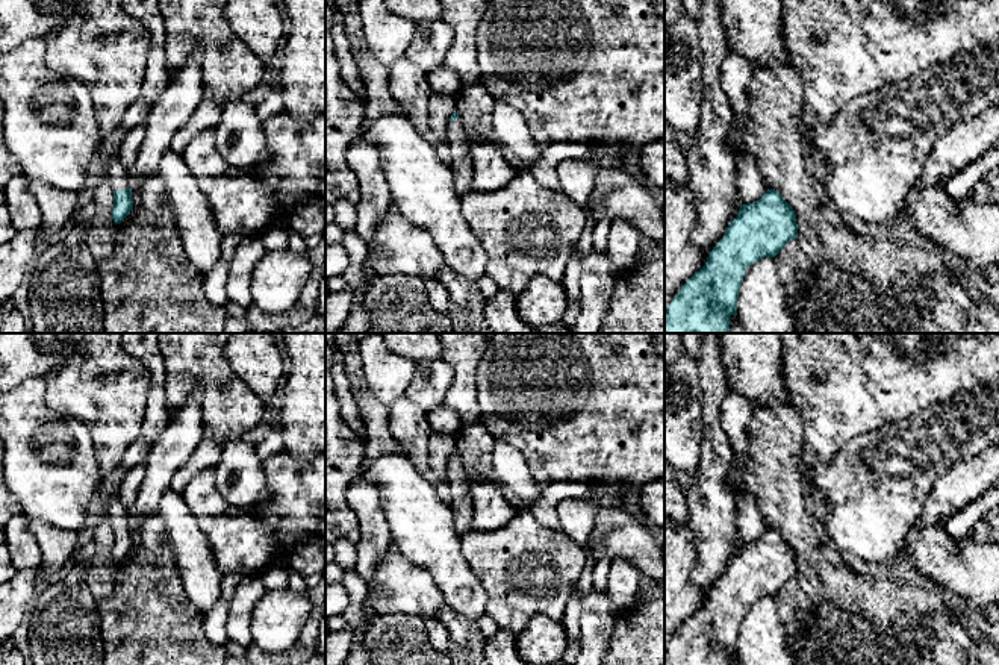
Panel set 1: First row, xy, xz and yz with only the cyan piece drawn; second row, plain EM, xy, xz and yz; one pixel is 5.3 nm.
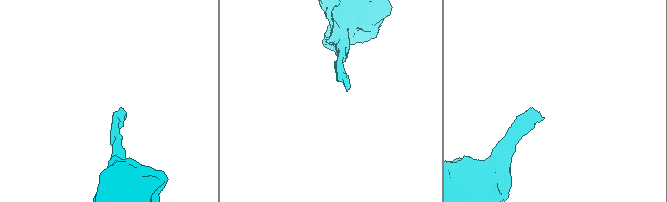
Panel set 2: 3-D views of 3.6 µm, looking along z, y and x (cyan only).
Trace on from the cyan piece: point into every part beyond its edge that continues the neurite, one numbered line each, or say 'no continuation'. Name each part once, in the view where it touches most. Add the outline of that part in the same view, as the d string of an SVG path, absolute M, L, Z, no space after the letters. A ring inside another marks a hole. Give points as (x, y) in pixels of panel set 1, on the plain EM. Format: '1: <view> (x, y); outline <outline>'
1: xy (118, 517); outline M114 500L109 504L107 521L110 523L114 530L129 529L133 524L129 515L129 509L120 500Z

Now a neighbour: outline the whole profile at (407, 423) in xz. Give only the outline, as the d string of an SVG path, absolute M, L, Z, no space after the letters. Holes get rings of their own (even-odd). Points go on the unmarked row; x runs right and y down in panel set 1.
M401 395L389 404L389 432L416 471L425 476L430 470L428 438L431 435L427 411Z

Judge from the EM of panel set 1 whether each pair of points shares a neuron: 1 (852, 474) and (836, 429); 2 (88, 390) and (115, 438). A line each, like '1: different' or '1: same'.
1: different
2: same

